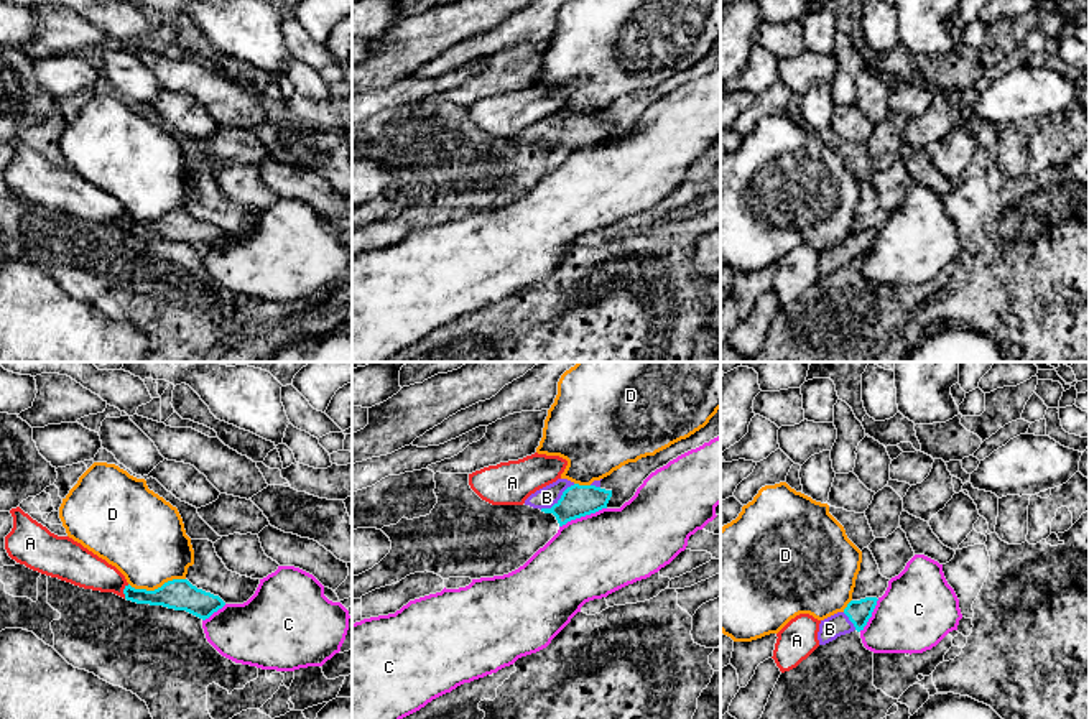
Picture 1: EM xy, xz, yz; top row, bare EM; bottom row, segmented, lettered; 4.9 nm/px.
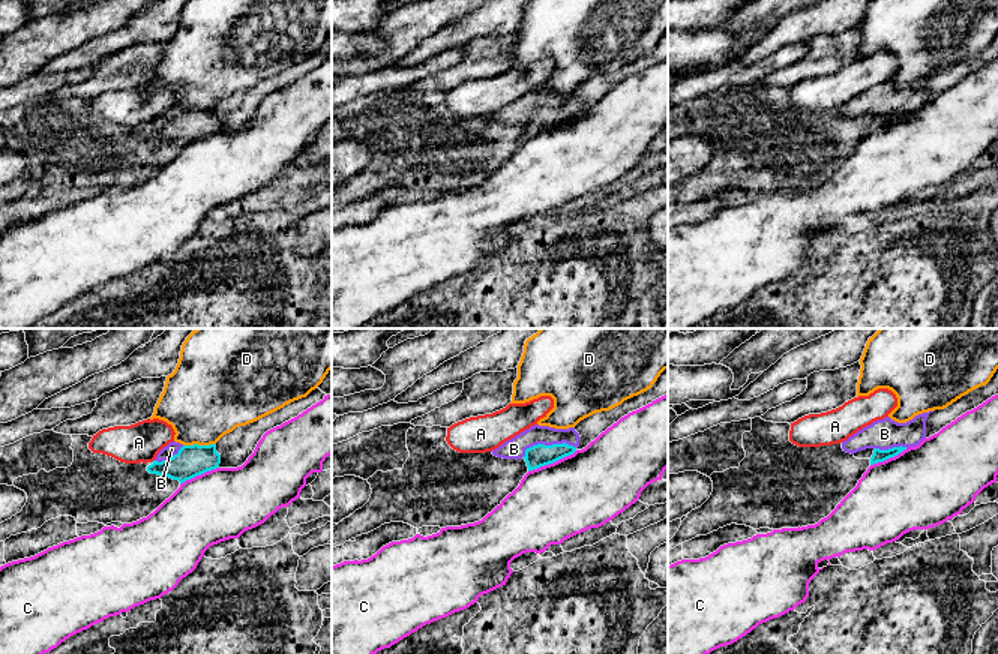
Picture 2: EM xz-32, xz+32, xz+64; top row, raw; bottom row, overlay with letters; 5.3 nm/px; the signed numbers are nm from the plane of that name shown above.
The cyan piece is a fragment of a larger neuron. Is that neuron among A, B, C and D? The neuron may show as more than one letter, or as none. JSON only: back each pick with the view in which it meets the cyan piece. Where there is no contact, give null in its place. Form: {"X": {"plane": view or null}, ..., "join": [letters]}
{"B": {"plane": "xz"}, "join": ["B"]}

